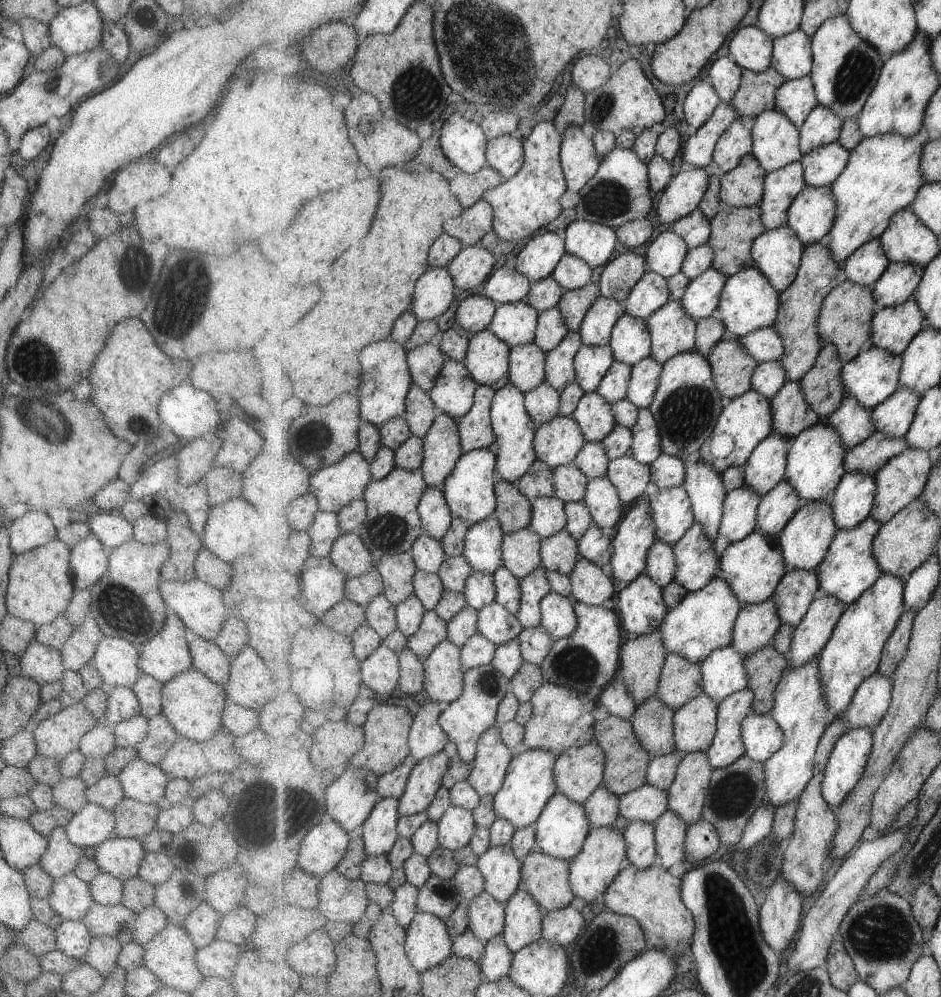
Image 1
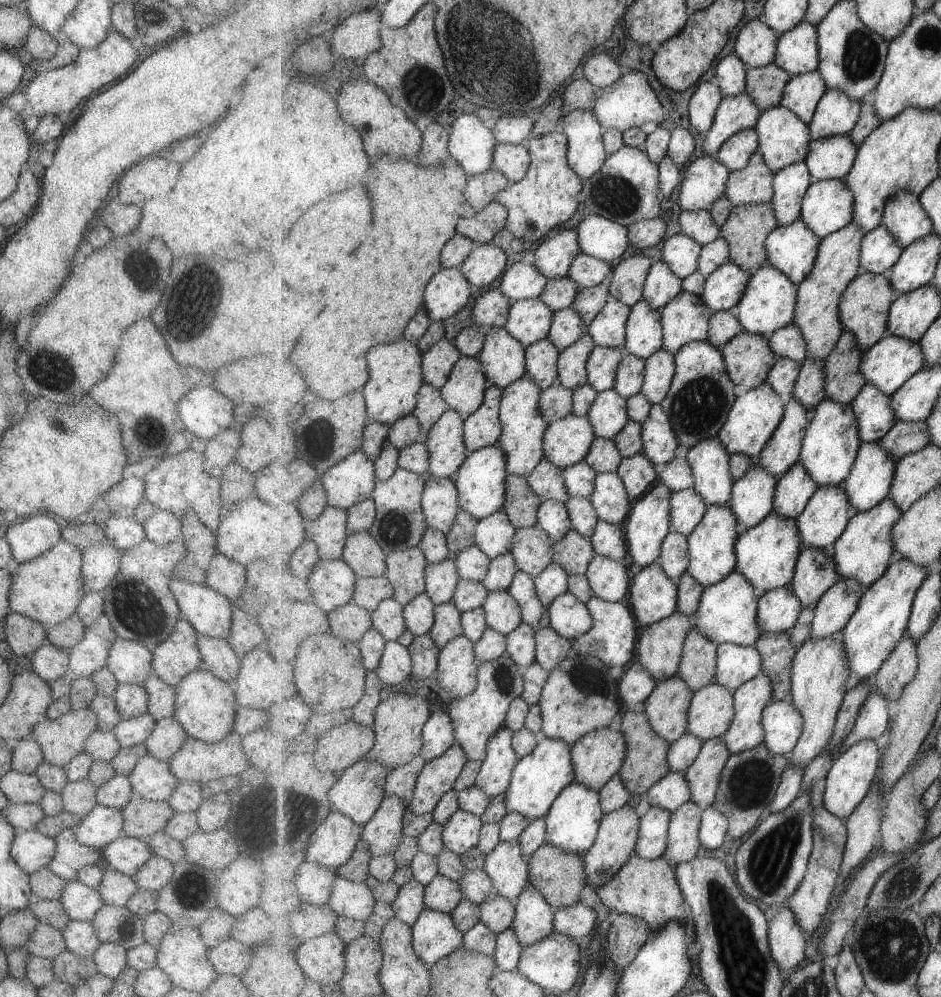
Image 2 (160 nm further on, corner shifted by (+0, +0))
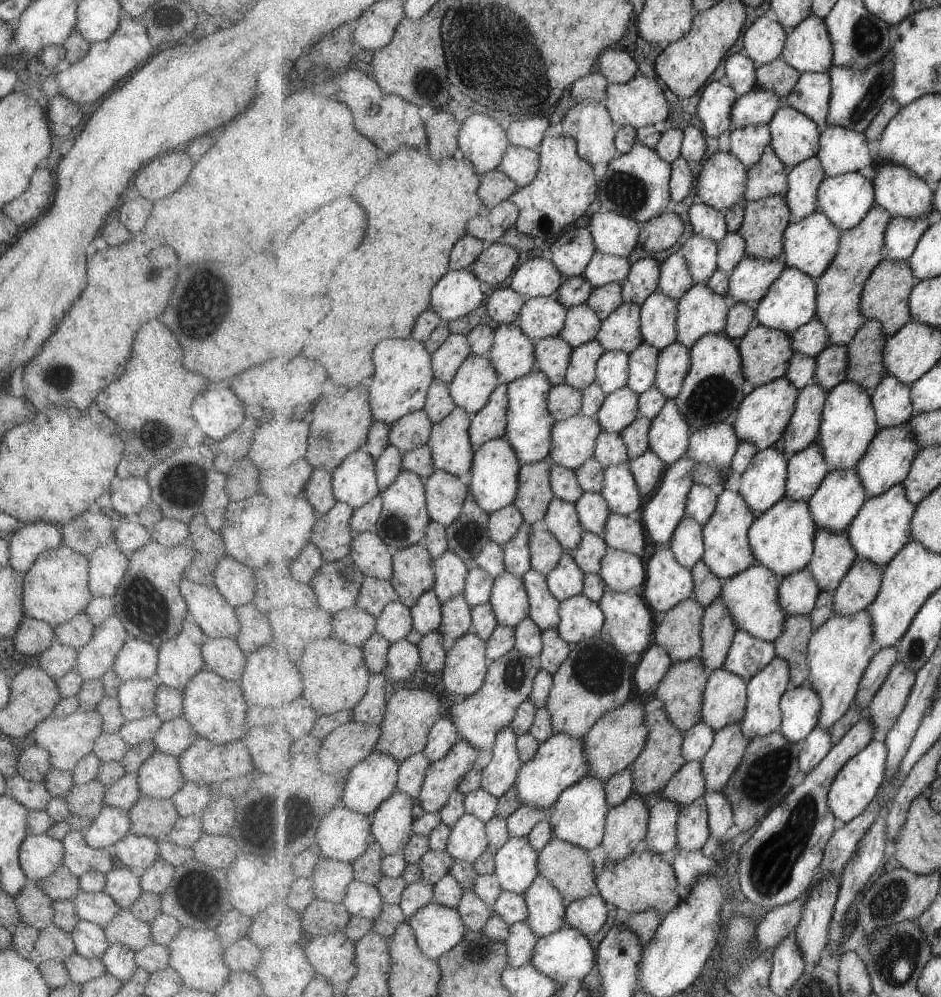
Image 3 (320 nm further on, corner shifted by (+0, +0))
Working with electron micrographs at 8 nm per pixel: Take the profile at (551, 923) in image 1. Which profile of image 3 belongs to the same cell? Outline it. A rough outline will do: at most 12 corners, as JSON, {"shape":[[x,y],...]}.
{"shape":[[599,893],[567,904],[567,924],[589,937],[607,926]]}

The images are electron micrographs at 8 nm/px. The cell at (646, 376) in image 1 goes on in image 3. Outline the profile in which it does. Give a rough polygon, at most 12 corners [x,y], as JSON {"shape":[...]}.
{"shape":[[682,342],[660,351],[656,386],[676,399],[692,368]]}

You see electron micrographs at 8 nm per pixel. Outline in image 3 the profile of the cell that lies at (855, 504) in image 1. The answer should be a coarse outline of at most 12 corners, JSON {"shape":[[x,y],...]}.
{"shape":[[909,421],[881,429],[856,466],[869,497],[903,483],[919,451]]}

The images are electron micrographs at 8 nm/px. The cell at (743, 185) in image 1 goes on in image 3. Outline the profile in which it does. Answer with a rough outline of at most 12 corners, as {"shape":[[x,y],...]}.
{"shape":[[773,145],[748,168],[747,201],[785,196],[790,171]]}

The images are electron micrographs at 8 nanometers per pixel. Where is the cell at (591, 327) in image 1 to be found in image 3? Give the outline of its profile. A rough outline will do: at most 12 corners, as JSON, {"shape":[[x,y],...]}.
{"shape":[[623,303],[596,338],[631,354],[644,343],[642,306]]}

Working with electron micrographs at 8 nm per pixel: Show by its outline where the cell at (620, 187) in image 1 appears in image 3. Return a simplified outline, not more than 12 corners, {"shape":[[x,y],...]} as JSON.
{"shape":[[637,142],[601,178],[600,210],[671,210],[672,164]]}

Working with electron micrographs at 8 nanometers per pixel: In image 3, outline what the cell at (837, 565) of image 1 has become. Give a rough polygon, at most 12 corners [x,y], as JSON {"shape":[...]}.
{"shape":[[896,484],[849,525],[859,559],[885,568],[913,540],[918,505]]}

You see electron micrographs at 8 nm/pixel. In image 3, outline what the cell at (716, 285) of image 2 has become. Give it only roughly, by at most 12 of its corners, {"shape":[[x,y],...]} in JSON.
{"shape":[[747,255],[730,274],[731,304],[757,307],[789,266]]}

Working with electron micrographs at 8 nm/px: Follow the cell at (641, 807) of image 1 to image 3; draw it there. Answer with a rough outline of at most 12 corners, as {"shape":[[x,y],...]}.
{"shape":[[688,762],[659,796],[681,807],[708,790],[702,762]]}

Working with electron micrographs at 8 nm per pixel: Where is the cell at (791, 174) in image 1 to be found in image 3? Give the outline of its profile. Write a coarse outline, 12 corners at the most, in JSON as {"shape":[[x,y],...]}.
{"shape":[[817,155],[789,171],[795,220],[818,210],[828,174]]}

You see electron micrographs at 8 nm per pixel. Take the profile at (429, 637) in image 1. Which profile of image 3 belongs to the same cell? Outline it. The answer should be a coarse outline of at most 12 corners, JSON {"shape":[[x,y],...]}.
{"shape":[[463,595],[442,603],[448,649],[472,632],[472,606]]}

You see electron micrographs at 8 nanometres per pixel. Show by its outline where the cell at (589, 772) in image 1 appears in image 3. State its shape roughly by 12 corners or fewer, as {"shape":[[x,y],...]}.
{"shape":[[640,699],[607,712],[584,738],[591,775],[608,781],[650,735]]}

